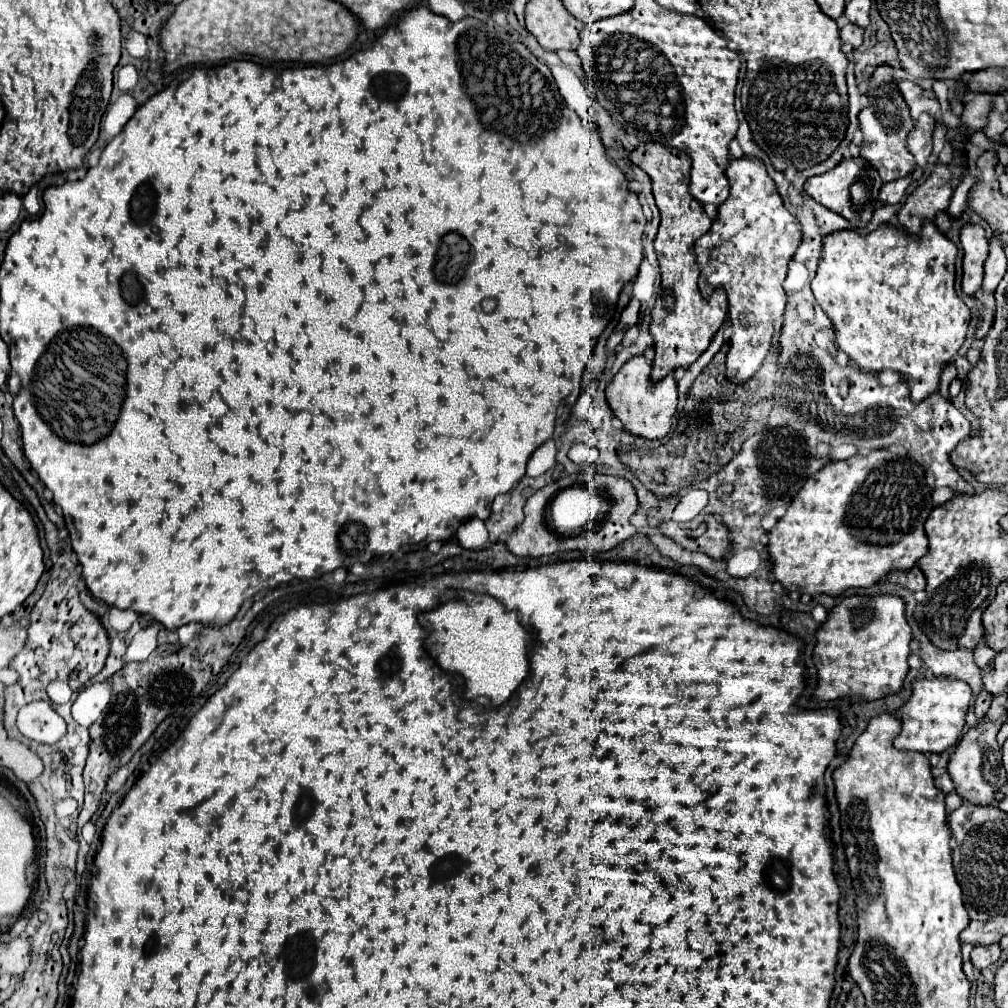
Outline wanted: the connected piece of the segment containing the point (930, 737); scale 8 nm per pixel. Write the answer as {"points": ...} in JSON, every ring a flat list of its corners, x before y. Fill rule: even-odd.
{"points":[[924,678,912,682,912,694,900,710,902,730,894,738,894,748,916,750,922,754,940,754,954,746,964,728,964,716,970,708,974,694,968,684,954,678]]}

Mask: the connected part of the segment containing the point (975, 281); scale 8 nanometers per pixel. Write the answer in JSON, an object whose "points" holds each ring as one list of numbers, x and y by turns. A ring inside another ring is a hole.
{"points":[[972,224,962,228,960,240,962,240,962,248,964,248,962,290,972,296,982,286,984,260,988,258,988,240,984,236,984,230,980,226,972,226]]}

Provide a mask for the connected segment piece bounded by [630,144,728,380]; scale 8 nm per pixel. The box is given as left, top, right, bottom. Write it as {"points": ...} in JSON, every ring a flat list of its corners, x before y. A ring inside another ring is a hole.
{"points":[[640,144,636,150,632,150,630,160,652,178,652,192,654,192,656,206,660,210,660,228,658,228,658,234,654,238,654,250,656,250,658,264,660,264,662,284,660,284,660,292,658,292,658,298,656,298,656,306,652,308,650,334,654,338,656,356,654,356,654,362,652,362,650,378,652,380,662,380,672,370,688,368,690,364,694,364,698,360,698,356,708,348,710,340,714,338,714,334,718,332,718,328,726,320,728,300,726,300,726,292,724,290,714,290,714,294,708,300,702,298,700,290,698,290,698,274,700,274,700,270,698,270,698,264,696,264,694,242,702,234,706,234,710,230,712,220,706,216,702,204,690,196,690,190,688,190,690,158,686,156,686,152,676,150,676,148,666,148,662,144]]}

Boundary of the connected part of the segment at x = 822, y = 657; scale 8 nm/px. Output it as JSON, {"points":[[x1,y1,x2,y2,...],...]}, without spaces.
{"points":[[884,594,884,596,850,596,850,598,844,598,840,604,836,604,828,612,826,622,816,632,816,646,814,646,812,660,814,660,816,668,818,668,818,688,814,692,814,698,816,700,836,700,836,698,844,698,844,696,860,696,862,700,878,700,878,698,884,698,888,694,896,694,902,688,902,682,904,682,904,678,908,674,906,660,910,656,910,642,912,642,912,632,910,632,910,626,906,622,906,616,904,616,904,600,902,598,892,596,892,594]]}

